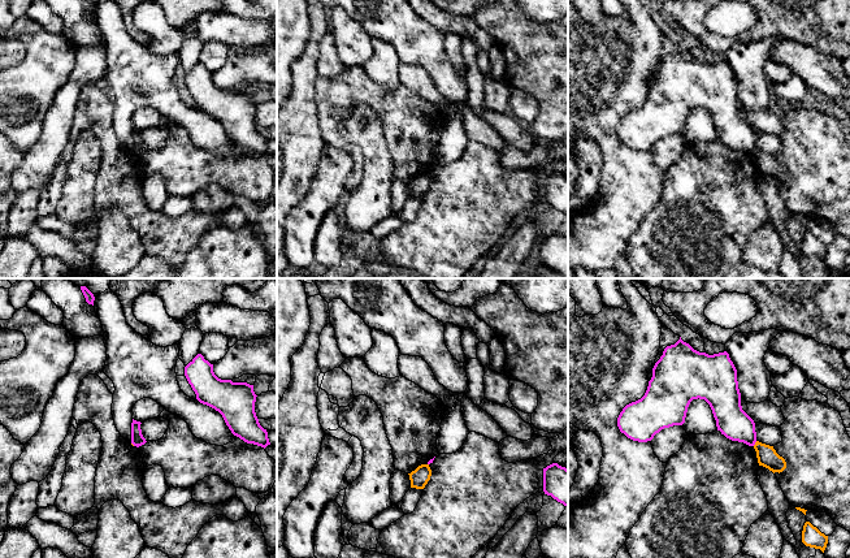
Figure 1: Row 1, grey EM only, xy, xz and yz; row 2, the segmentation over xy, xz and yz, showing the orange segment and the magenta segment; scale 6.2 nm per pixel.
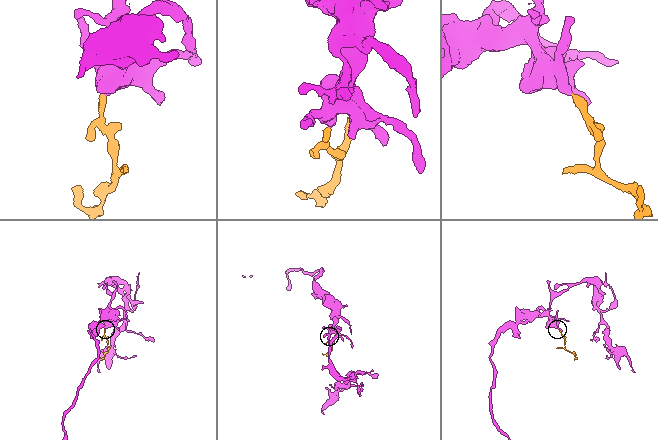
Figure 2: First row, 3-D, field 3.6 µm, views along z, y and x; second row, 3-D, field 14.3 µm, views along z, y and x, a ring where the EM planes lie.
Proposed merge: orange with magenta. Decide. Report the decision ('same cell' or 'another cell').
another cell

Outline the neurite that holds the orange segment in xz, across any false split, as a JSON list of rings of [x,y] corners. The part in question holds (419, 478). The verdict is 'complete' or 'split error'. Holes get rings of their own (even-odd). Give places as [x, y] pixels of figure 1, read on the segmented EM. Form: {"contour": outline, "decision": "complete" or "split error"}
{"contour": [[[421,464],[409,475],[411,488],[424,489],[431,476],[429,464]]], "decision": "complete"}

